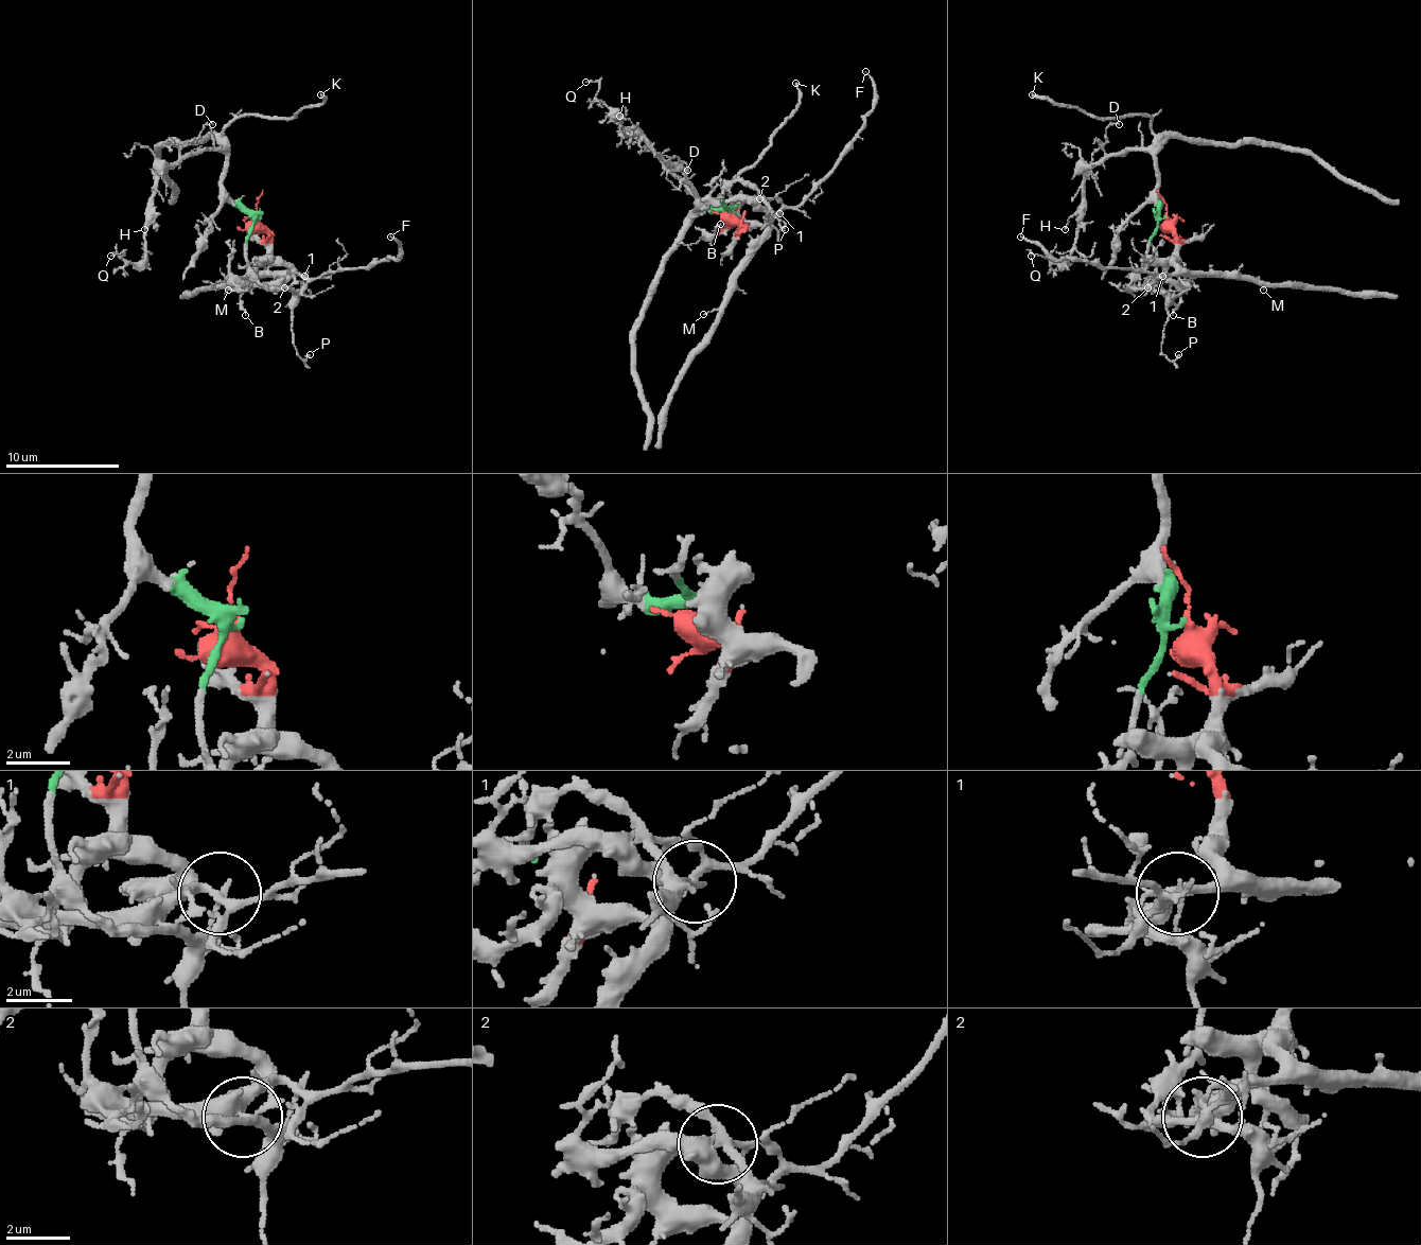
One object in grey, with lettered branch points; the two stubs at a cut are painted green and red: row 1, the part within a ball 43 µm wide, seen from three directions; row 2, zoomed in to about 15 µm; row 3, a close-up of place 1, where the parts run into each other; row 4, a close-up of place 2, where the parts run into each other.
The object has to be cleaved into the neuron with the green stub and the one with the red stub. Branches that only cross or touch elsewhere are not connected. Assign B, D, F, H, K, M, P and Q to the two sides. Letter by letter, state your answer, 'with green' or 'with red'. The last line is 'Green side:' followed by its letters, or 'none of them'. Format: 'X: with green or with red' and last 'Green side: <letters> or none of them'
B: with red
D: with green
F: with red
H: with green
K: with green
M: with red
P: with green
Q: with green
Green side: D, H, K, P, Q

